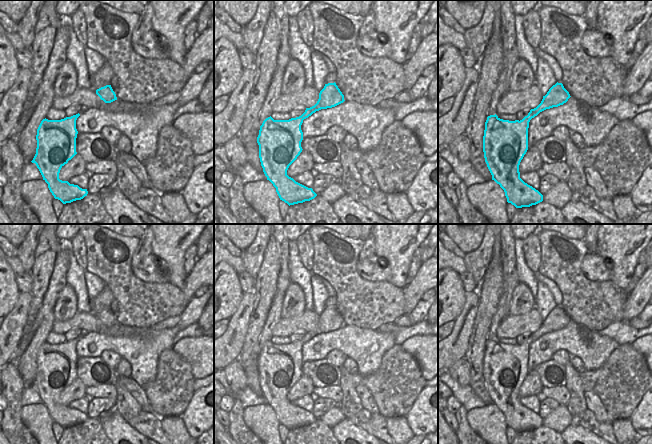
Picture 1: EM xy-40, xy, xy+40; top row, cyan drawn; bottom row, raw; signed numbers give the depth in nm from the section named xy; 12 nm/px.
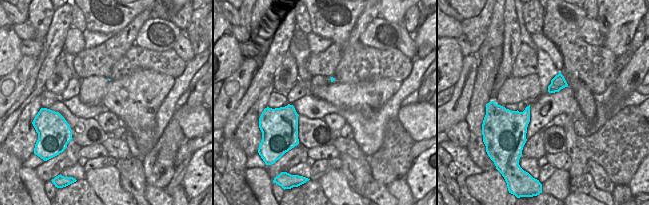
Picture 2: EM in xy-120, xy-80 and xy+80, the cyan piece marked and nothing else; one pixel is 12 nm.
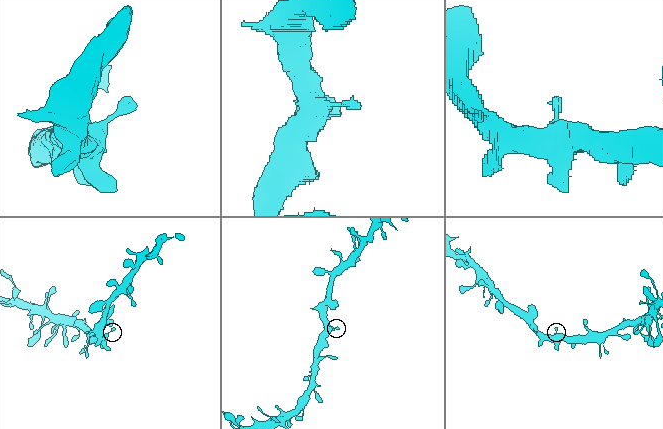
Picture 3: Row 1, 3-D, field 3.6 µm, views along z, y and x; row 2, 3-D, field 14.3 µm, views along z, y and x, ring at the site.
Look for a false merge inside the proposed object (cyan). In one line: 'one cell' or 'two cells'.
one cell

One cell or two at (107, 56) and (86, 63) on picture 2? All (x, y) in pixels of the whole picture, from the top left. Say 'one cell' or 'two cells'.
one cell

